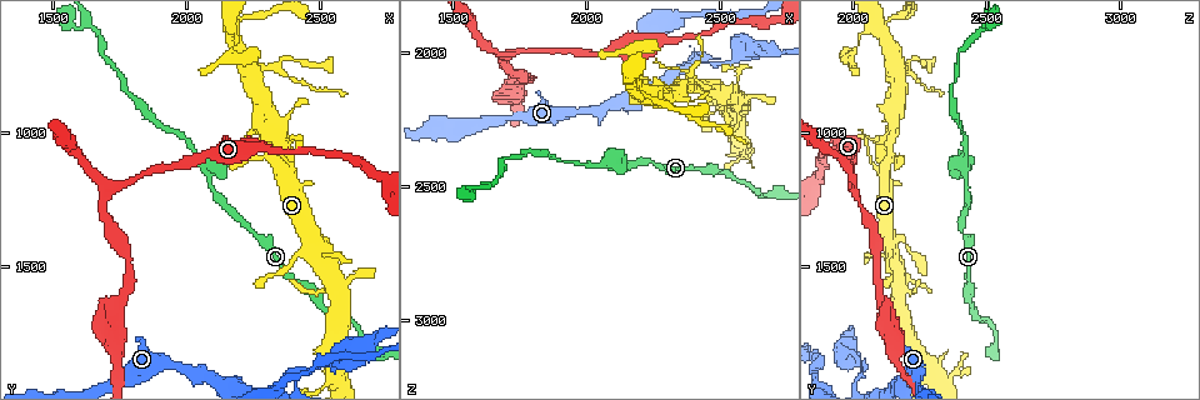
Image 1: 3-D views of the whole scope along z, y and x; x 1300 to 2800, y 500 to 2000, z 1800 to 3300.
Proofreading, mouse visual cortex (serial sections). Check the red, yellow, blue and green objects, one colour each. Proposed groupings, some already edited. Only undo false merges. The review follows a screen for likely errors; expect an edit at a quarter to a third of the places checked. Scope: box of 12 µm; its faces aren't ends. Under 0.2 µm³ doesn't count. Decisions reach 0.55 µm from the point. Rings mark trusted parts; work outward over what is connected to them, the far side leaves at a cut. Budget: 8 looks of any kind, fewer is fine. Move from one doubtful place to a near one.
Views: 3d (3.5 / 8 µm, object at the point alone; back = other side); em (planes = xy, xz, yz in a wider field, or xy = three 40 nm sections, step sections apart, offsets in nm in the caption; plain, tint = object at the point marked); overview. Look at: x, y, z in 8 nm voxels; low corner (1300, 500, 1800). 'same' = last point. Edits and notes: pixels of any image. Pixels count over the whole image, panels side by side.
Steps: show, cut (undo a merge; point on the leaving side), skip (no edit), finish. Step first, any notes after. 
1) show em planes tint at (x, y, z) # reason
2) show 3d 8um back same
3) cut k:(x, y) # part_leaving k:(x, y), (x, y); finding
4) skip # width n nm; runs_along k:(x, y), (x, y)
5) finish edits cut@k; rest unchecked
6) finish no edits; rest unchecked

show 3d 3.5um at (1740, 1210, 1990) # three arms meet

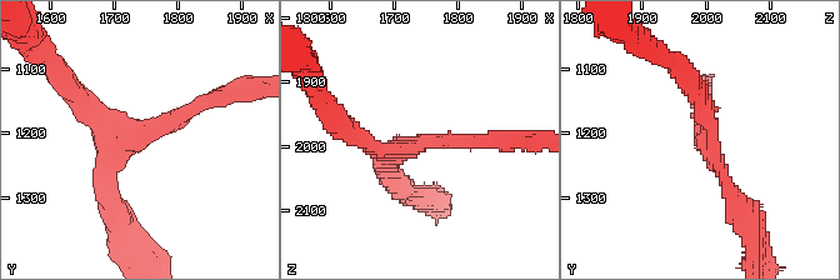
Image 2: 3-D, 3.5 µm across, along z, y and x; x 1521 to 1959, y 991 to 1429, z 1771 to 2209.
show em xy step 2 tint at (1740, 1200, 1995) # arms 3; arm_widths 200, 200, 250 nm; need the tissue

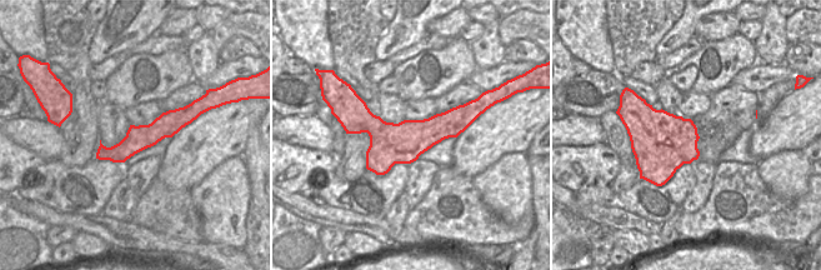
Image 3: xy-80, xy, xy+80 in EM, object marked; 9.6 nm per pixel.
skip # runs_along 2:(213, 98), (129, 144), (109, 201); one cell here

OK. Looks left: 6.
show 3d 8um at (2080, 1190, 2430) # narrows sharply

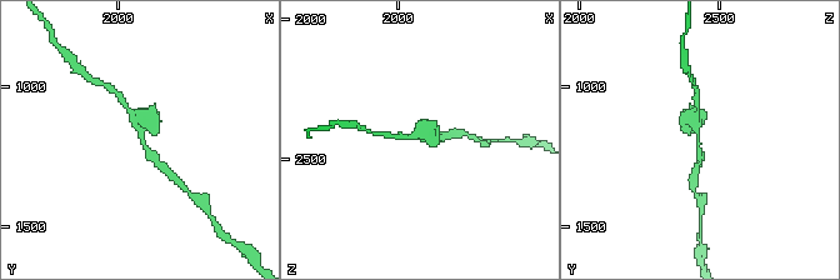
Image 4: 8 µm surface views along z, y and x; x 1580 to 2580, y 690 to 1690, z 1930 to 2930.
show 3d 3.5um at (2100, 1190, 2420) # closer look

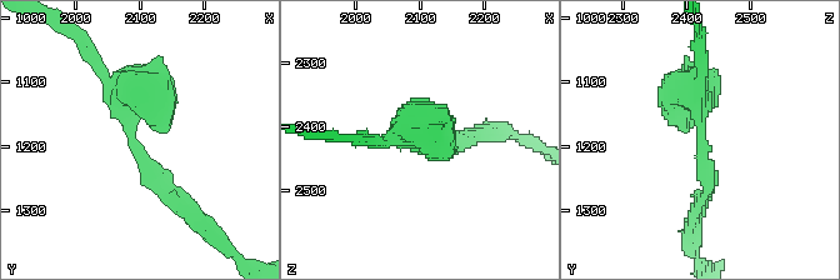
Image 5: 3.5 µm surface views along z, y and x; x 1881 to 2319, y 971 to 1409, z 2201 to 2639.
show em planes tint at (2090, 1185, 2420)

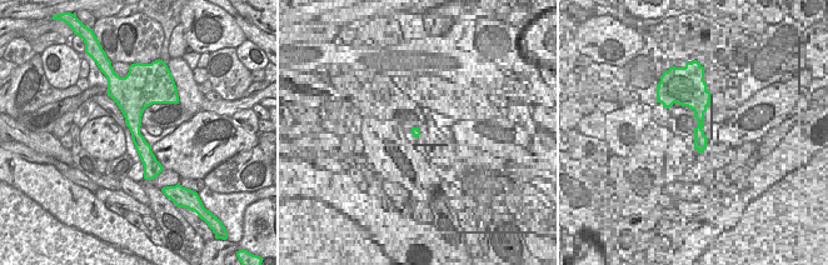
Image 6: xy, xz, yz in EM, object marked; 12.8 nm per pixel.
skip # all the same cell

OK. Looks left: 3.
show 3d 3.5um back at (2410, 1920, 2030) # abrupt turn

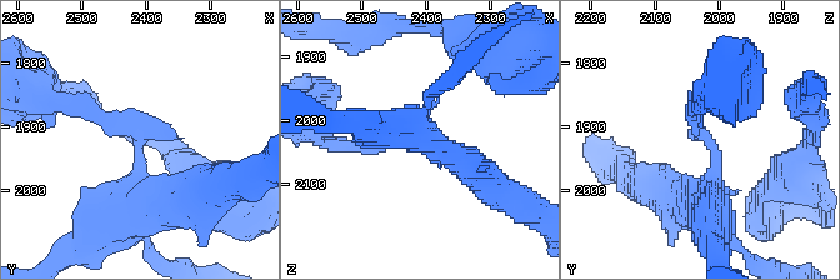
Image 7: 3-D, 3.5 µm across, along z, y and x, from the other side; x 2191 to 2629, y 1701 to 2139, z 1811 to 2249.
show em xy step 1 tint at (2415, 1910, 2030)

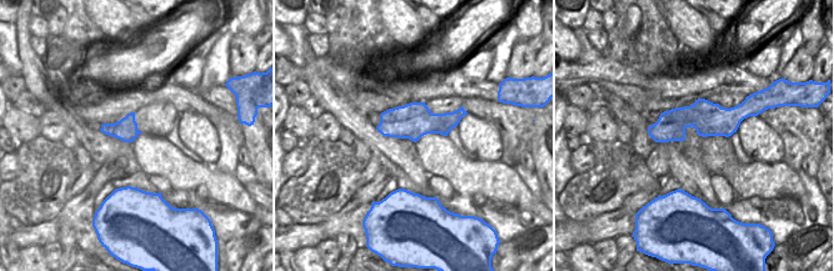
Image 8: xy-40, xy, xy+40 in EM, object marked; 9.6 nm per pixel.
cut 7:(105, 125) # part_leaving 7:(138, 143), (134, 128), (38, 100); a second cell is stuck on

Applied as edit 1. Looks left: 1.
finish edits cut@7; rest unchecked

